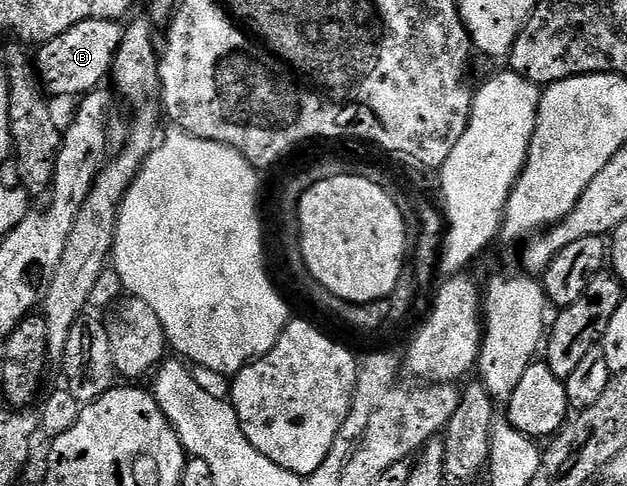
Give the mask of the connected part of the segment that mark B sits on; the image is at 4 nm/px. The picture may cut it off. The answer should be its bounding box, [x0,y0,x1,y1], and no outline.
[34,20,123,98]

